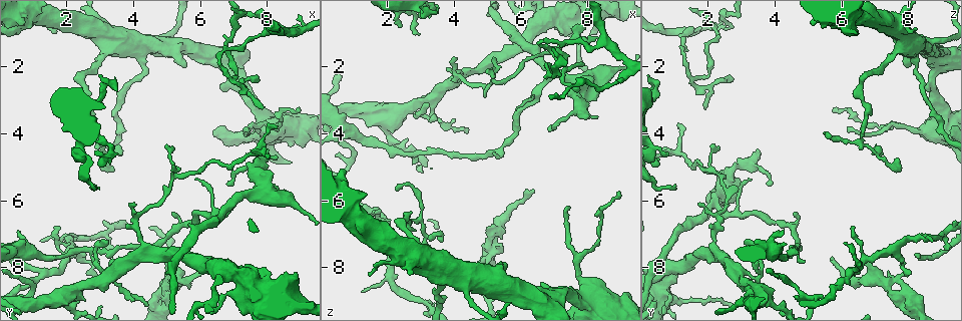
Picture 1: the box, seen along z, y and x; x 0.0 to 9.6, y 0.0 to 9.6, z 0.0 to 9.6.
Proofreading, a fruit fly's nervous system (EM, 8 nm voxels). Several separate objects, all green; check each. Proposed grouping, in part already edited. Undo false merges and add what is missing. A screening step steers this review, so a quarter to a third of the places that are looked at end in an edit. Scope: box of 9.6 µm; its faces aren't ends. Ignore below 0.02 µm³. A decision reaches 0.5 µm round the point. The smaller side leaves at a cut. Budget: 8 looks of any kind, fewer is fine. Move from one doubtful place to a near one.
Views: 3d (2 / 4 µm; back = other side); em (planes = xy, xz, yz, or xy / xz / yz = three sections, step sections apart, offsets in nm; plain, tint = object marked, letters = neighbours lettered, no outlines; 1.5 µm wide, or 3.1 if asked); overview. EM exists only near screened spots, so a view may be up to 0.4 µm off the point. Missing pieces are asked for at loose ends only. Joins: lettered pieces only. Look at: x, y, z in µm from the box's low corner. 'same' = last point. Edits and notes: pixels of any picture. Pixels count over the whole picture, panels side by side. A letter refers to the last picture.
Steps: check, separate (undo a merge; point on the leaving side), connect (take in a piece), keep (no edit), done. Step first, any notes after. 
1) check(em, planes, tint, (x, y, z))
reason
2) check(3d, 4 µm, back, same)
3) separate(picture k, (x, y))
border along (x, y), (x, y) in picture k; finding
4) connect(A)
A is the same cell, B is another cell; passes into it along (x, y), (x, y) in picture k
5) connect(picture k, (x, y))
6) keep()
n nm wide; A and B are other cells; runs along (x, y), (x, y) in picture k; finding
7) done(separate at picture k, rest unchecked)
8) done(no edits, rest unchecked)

check(em, xz, step 4, letters, (7.70, 2.45, 2.70))
thin end

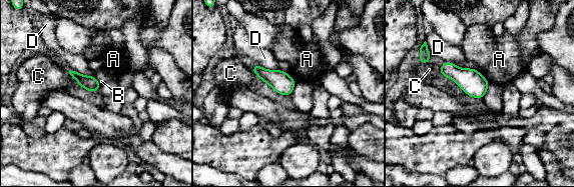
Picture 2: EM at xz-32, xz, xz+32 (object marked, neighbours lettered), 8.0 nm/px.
check(em, planes, letters, same)
another direction

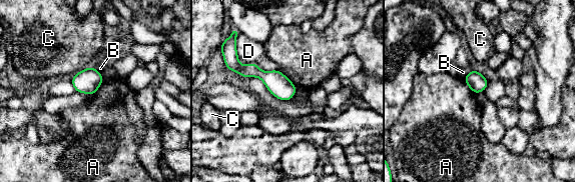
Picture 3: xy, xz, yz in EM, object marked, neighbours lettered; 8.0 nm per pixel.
keep()
150 nm wide; A, B, C and D are other cells; border along (278, 69), (297, 86) in picture 3; no lettered piece goes on from it

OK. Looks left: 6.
check(em, planes, tint, (1.30, 7.70, 4.25))
sudden change in width

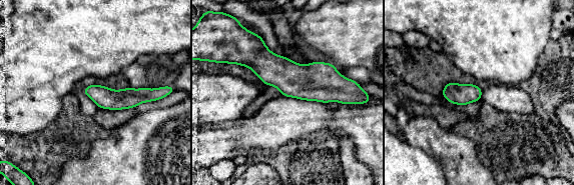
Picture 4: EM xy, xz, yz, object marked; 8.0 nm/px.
check(em, planes, letters, same)
see the neighbours

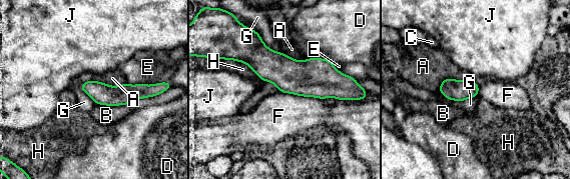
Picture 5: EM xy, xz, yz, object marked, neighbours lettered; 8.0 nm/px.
keep()
A, B, C, D, E, F, G, H and J are other cells; runs along (229, 55), (345, 83) in picture 5; one neuron here

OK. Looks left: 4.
check(em, planes, plain, (4.40, 7.50, 2.20))
a narrow waist

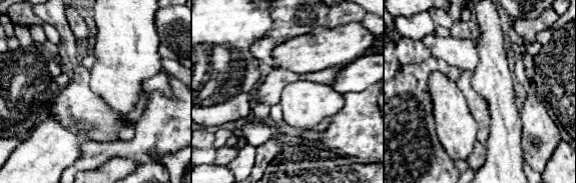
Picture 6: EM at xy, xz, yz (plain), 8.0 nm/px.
check(em, planes, letters, same)
see the neighbours

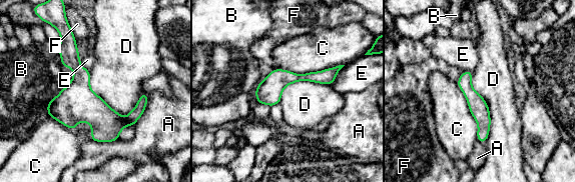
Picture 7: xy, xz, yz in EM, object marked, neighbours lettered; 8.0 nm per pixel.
keep()
150 nm wide; A, B, C, D, E and F are other cells; border along (89, 70), (89, 87), (125, 119) in picture 7; continuous, no second neuron

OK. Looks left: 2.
done(no edits, rest unchecked)

